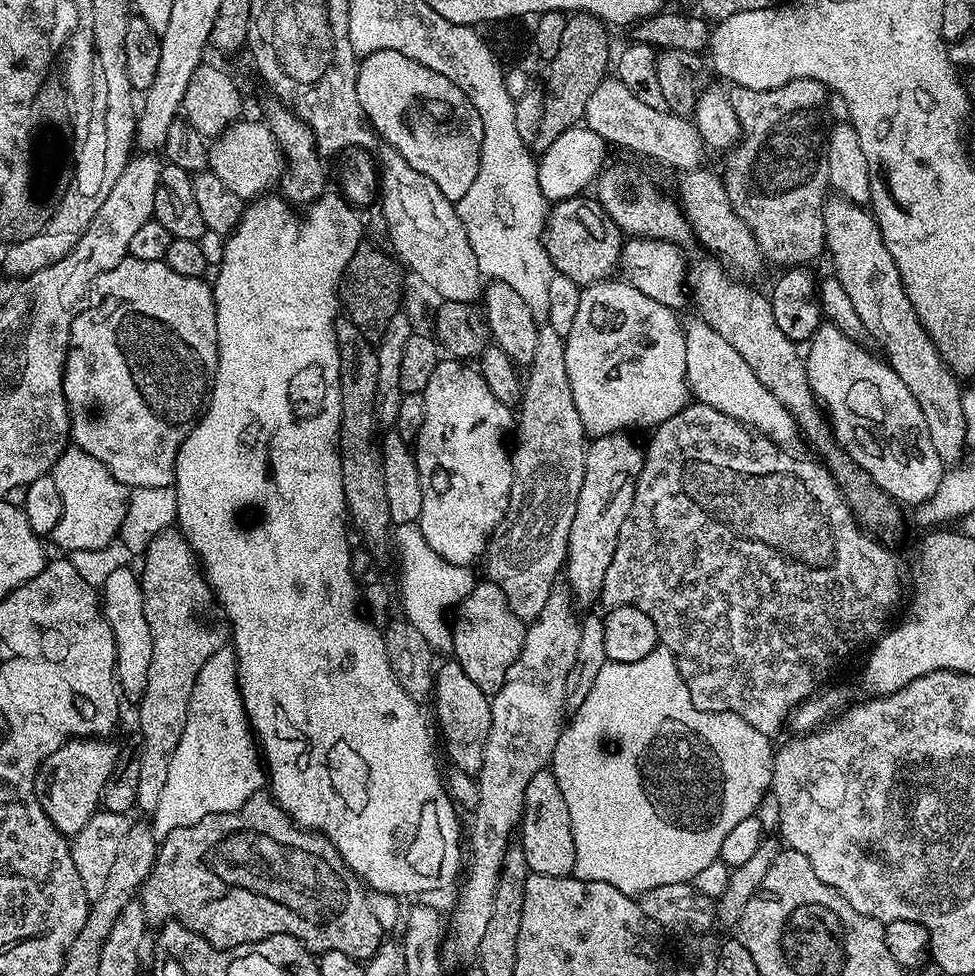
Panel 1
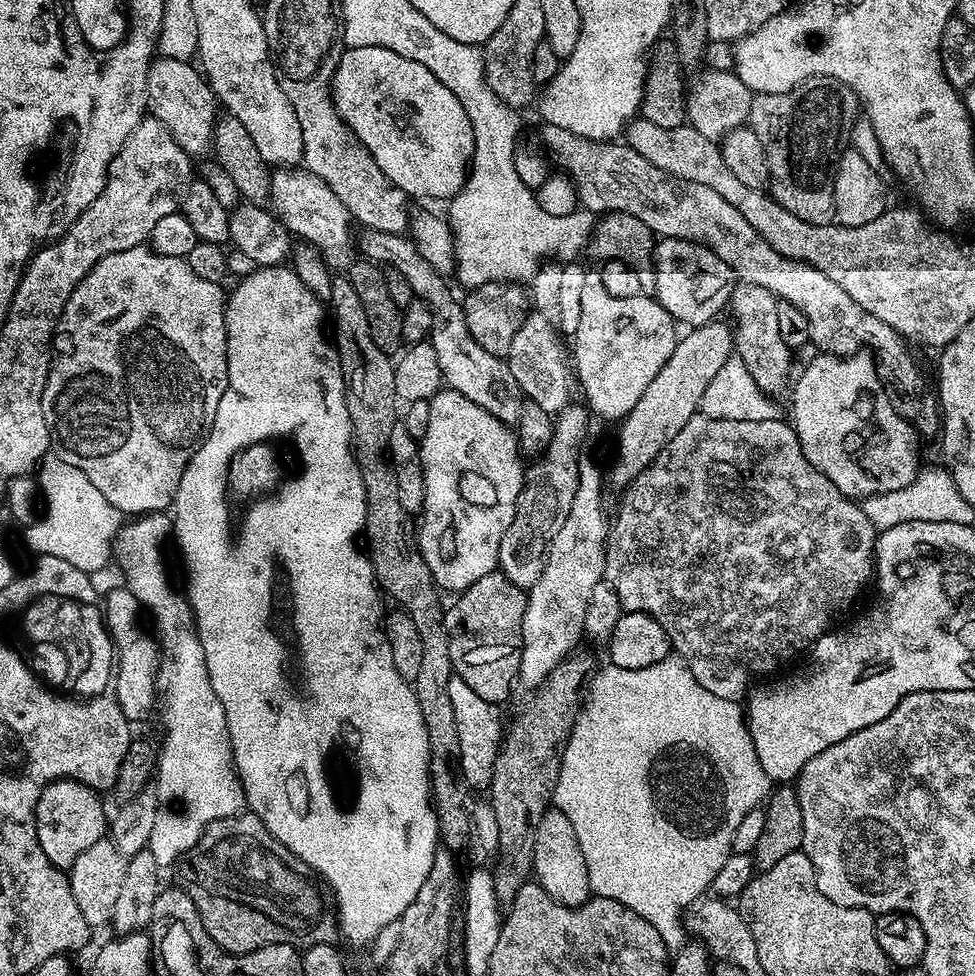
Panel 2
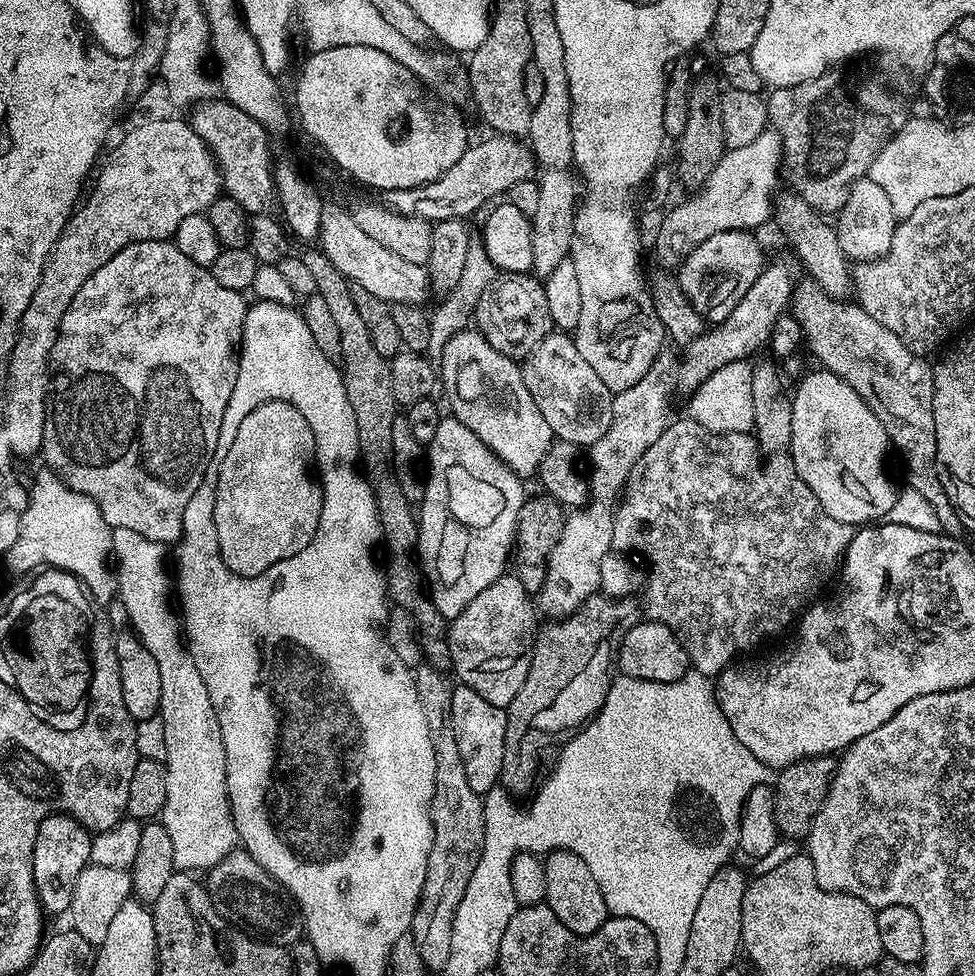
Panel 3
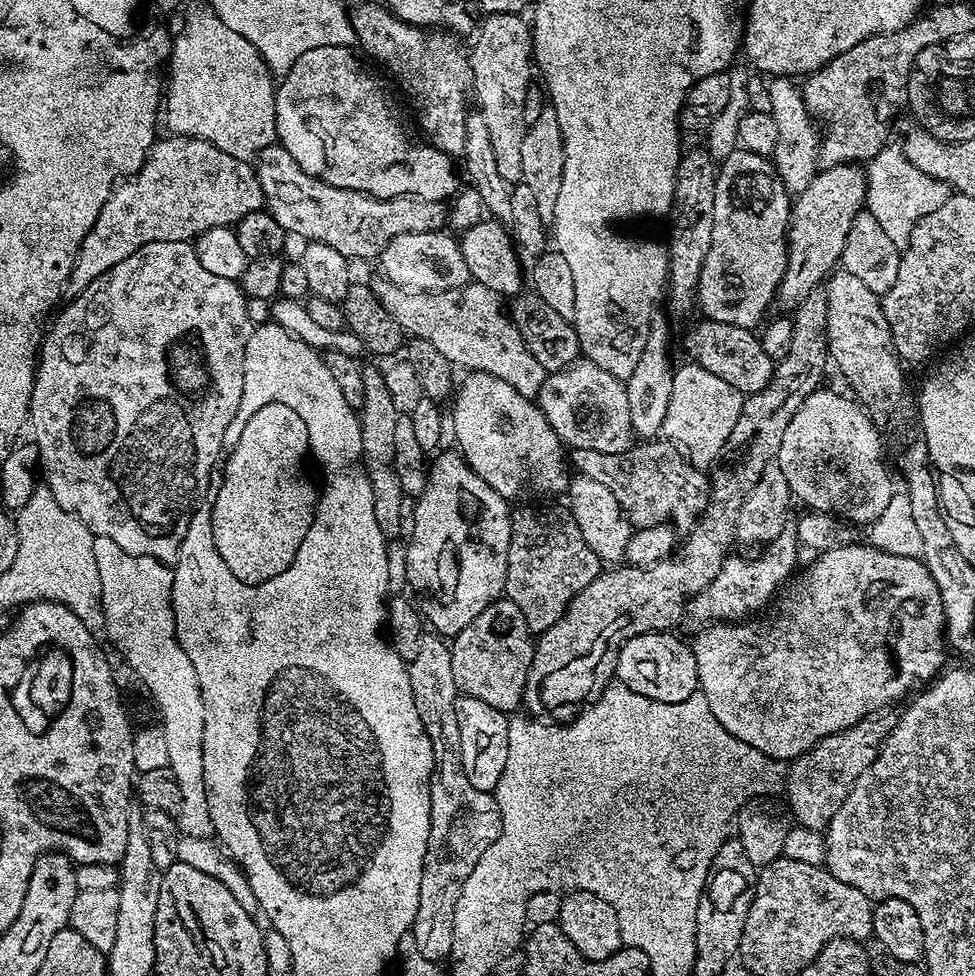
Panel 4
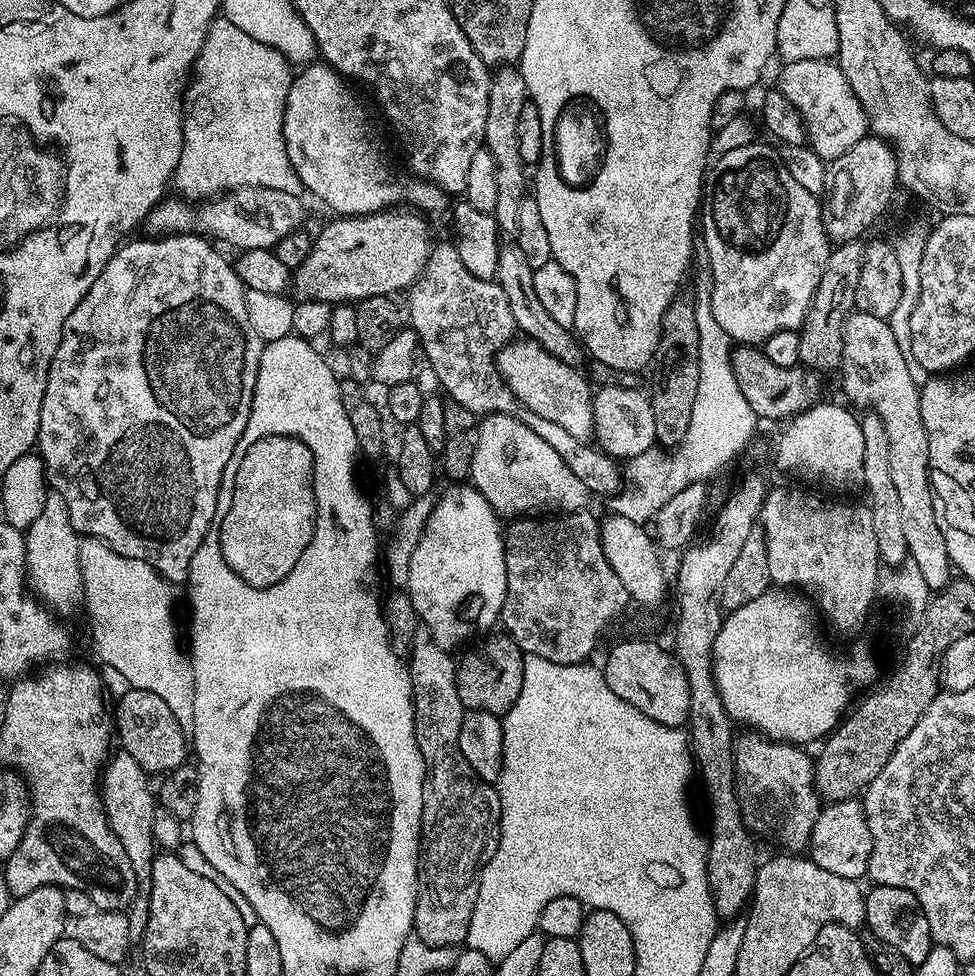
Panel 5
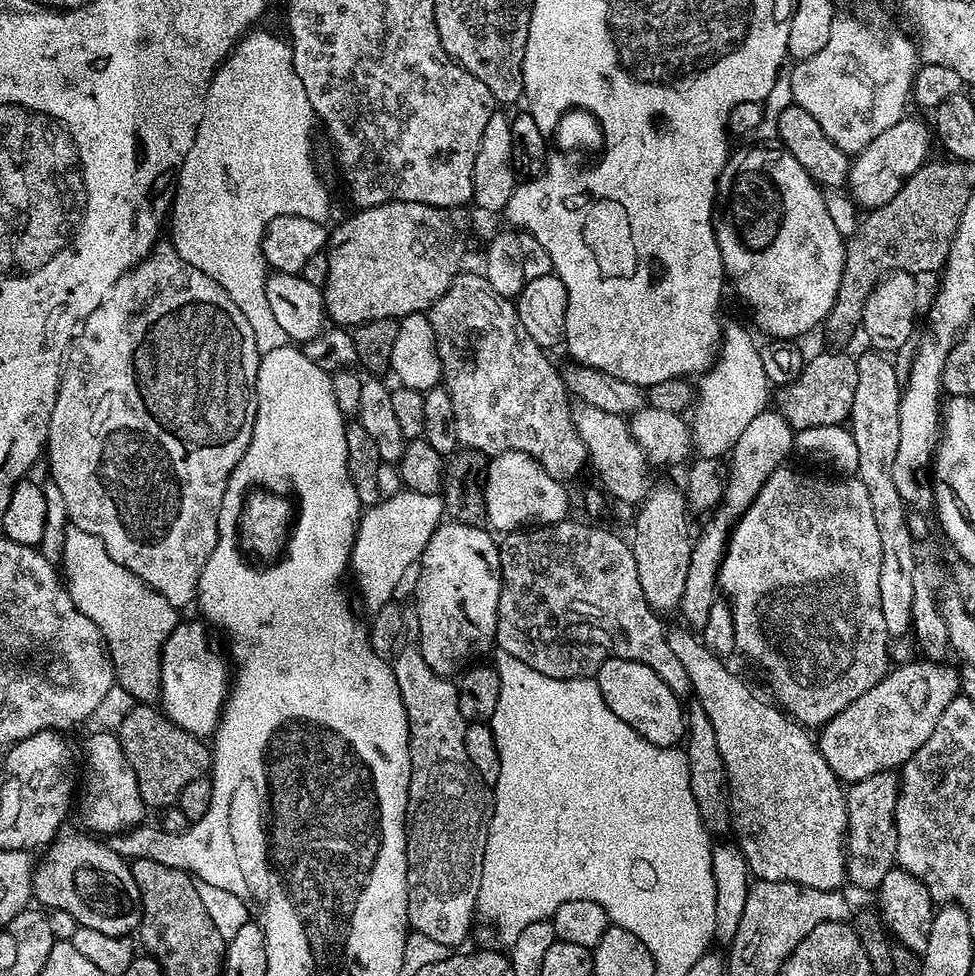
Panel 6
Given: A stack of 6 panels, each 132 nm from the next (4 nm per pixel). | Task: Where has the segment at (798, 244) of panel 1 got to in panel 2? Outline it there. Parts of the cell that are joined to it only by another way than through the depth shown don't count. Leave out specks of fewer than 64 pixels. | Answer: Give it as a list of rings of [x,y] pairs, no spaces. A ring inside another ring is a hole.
[[[813,76],[782,94],[753,95],[746,124],[754,134],[758,134],[758,139],[762,142],[762,150],[766,150],[768,174],[772,179],[770,195],[783,208],[790,210],[790,214],[802,218],[802,222],[822,226],[835,221],[836,164],[840,161],[842,146],[849,143],[852,128],[861,112],[860,99],[854,94],[854,90],[850,90],[850,86],[829,76]]]

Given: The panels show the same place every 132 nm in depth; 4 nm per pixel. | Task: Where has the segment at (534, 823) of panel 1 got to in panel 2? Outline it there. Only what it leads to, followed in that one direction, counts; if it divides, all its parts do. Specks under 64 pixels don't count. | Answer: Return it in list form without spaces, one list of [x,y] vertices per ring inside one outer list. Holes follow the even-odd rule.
[[[555,806],[549,807],[548,813],[536,827],[532,871],[542,890],[546,890],[554,902],[567,908],[582,906],[593,895],[586,858],[582,858],[582,846],[578,846],[578,834],[574,834],[570,818],[566,818],[566,814],[562,814],[562,810]]]

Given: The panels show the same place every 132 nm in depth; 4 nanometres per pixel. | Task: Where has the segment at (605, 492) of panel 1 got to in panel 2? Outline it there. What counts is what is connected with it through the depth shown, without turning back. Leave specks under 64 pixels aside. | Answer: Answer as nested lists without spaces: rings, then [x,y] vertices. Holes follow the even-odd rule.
[[[717,318],[708,324],[685,331],[688,333],[685,336],[683,333],[677,339],[674,354],[670,354],[670,358],[666,358],[666,366],[662,366],[662,370],[658,370],[658,374],[654,374],[654,382],[650,382],[650,386],[646,386],[642,398],[638,398],[638,402],[634,402],[634,410],[627,412],[623,420],[619,421],[620,433],[616,436],[616,457],[612,460],[610,480],[611,483],[613,480],[620,490],[627,489],[628,485],[638,478],[638,474],[654,462],[654,458],[663,450],[666,442],[670,442],[670,438],[674,438],[674,434],[678,434],[678,430],[682,430],[682,426],[686,426],[686,422],[690,422],[690,418],[699,413],[702,394],[706,394],[706,386],[710,386],[714,374],[718,374],[718,370],[722,370],[722,366],[728,360],[733,359],[733,329],[729,325],[727,328],[722,321],[723,319]]]

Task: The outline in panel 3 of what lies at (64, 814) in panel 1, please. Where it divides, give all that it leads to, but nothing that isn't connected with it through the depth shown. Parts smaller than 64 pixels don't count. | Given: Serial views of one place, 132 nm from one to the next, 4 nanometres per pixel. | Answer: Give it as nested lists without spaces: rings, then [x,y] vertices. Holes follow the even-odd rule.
[[[53,814],[41,822],[38,838],[34,838],[32,865],[36,896],[45,913],[67,913],[70,898],[74,894],[74,882],[78,882],[78,874],[82,874],[82,870],[88,867],[92,859],[92,837],[93,833],[83,828],[72,816]]]

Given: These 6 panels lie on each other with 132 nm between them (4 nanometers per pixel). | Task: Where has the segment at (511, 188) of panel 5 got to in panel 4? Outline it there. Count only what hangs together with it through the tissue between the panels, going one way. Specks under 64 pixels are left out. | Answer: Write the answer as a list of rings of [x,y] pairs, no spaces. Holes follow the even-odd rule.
[[[493,12],[483,19],[484,25],[480,33],[479,28],[475,33],[477,36],[472,48],[470,44],[474,104],[486,122],[498,171],[511,186],[521,183],[523,178],[522,138],[526,138],[529,126],[523,117],[523,110],[526,90],[534,82],[532,30],[529,21],[515,12]]]

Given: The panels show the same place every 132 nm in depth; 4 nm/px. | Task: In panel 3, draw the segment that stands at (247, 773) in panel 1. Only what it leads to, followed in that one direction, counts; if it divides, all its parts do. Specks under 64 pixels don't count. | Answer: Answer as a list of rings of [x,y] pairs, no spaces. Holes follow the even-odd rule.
[[[113,528],[112,551],[115,563],[116,560],[120,563],[118,600],[120,596],[124,612],[132,623],[129,624],[131,631],[139,636],[146,650],[154,654],[154,662],[158,662],[158,670],[162,670],[162,698],[158,714],[165,723],[166,756],[163,766],[166,770],[166,802],[158,820],[166,826],[166,834],[170,834],[175,867],[180,870],[207,870],[226,858],[226,854],[233,852],[238,844],[232,808],[228,805],[226,750],[222,746],[222,730],[218,726],[210,694],[206,694],[206,682],[202,682],[202,674],[198,674],[194,658],[188,653],[188,645],[182,635],[182,624],[174,607],[174,580],[169,565],[168,568],[164,565],[165,545],[142,538],[142,534],[134,534],[134,530]]]

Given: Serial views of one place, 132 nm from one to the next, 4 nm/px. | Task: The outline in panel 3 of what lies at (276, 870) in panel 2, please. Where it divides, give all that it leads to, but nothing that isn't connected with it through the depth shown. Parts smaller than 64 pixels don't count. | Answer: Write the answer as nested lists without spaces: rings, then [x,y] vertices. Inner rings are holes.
[[[234,850],[226,854],[226,858],[207,869],[206,876],[206,887],[214,902],[214,910],[218,910],[220,917],[228,924],[255,939],[266,940],[269,944],[291,946],[301,939],[302,921],[293,901],[248,852]]]

